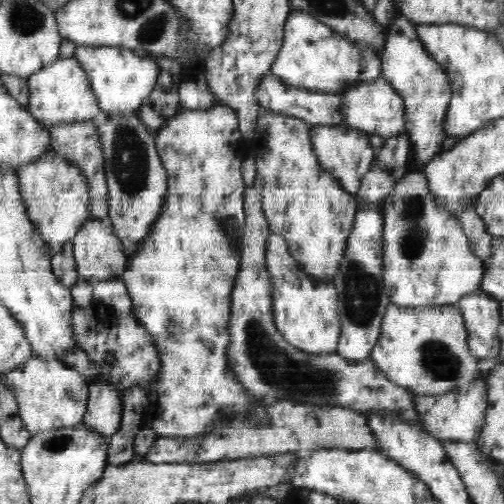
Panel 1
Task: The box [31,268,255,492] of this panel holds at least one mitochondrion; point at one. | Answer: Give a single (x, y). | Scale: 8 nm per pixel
(59, 443)

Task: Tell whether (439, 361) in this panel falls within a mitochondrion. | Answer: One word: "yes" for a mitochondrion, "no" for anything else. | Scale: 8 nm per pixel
yes

